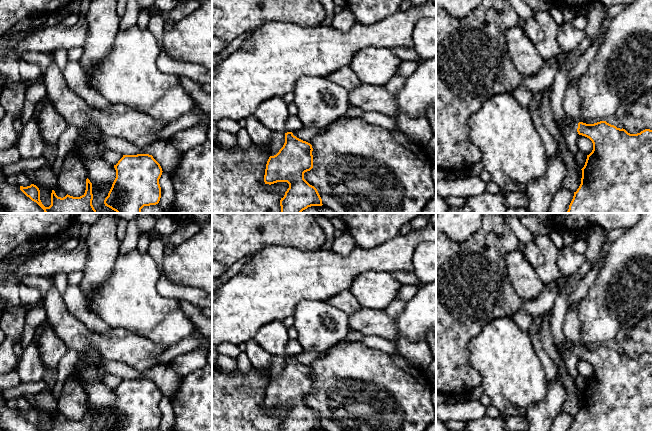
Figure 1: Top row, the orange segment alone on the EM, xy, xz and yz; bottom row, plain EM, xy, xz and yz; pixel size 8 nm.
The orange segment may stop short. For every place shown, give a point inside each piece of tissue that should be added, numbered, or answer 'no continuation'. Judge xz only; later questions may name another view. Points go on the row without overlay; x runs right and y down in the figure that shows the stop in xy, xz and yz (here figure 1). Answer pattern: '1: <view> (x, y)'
1: xz (273, 337)

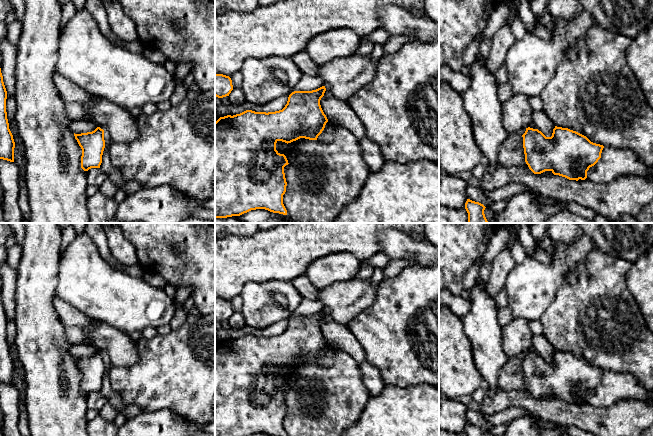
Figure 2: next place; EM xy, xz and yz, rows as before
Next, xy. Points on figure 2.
no continuation

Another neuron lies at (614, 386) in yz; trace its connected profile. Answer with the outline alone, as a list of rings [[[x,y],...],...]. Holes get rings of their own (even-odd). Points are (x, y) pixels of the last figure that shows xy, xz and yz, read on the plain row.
[[[604,370],[601,382],[587,395],[594,407],[609,407],[621,399],[647,400],[648,394],[632,374]]]

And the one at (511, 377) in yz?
[[[518,357],[507,358],[499,375],[499,388],[505,391],[525,391],[529,393],[525,386],[523,372],[523,361]]]

